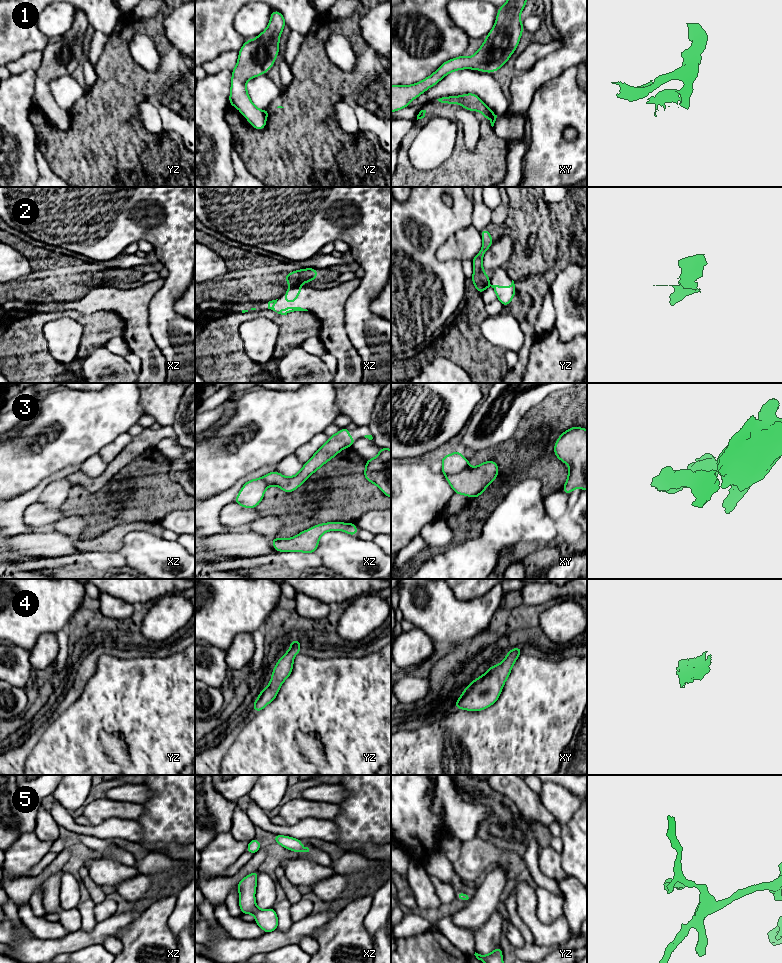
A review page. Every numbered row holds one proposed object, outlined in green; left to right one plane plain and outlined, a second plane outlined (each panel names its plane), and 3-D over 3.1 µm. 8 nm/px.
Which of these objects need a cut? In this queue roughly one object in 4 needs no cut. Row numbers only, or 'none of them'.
1, 2, 3

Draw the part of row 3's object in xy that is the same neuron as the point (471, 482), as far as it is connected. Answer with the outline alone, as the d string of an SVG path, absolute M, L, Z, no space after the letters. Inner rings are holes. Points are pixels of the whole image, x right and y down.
M489 460L474 468L467 466L459 473L446 476L446 479L455 494L476 498L496 479L498 474L497 463Z

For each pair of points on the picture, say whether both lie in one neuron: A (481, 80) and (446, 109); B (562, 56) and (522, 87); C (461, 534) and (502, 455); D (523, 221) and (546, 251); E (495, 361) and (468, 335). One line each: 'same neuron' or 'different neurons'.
A: different neurons
B: same neuron
C: same neuron
D: same neuron
E: same neuron

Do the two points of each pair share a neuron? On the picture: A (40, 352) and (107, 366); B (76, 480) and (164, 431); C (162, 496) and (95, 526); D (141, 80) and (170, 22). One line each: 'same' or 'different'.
A: different
B: same
C: same
D: different

